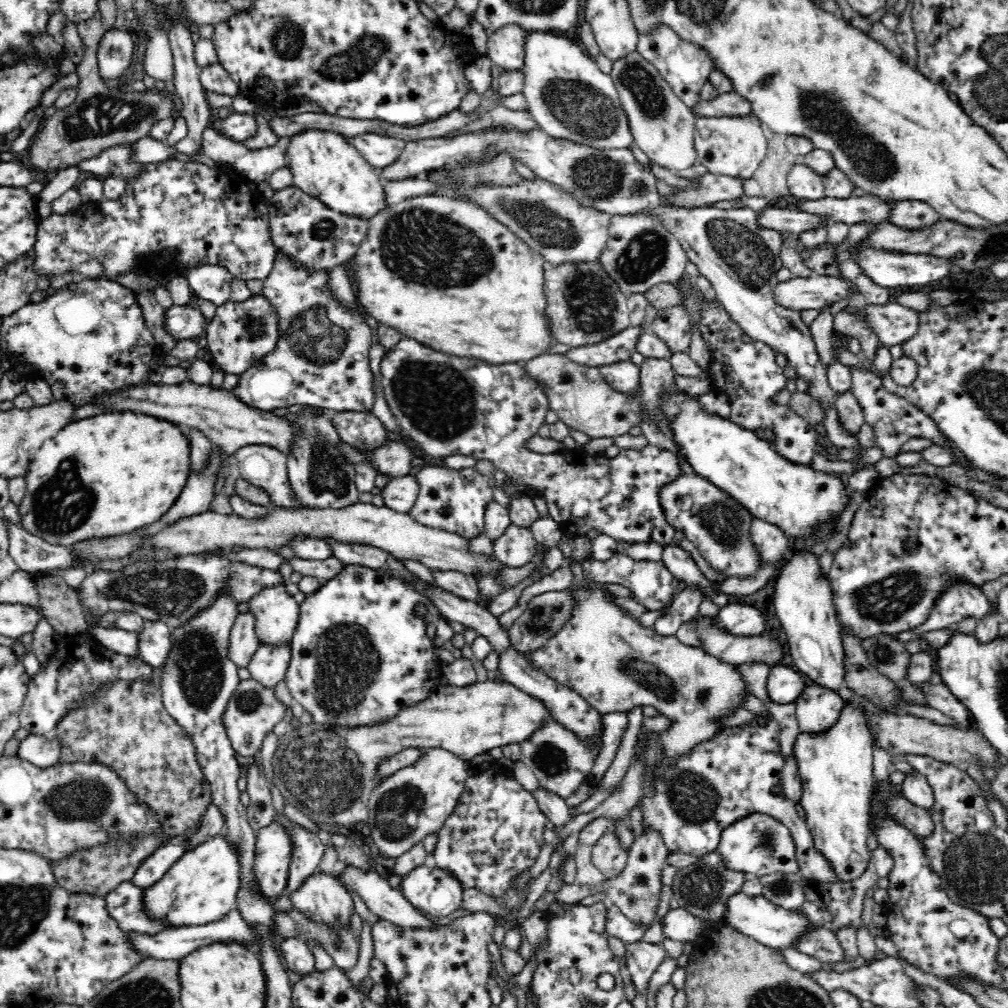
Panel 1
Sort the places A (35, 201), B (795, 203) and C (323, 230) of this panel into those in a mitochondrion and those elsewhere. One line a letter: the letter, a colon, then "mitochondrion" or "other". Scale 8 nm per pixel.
A: other
B: other
C: mitochondrion

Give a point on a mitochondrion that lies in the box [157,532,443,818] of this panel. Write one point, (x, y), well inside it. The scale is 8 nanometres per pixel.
(347, 663)

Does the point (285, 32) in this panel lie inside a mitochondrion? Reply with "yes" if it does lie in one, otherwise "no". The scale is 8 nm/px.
yes

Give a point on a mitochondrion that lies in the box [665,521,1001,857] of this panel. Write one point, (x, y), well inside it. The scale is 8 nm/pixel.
(892, 596)

